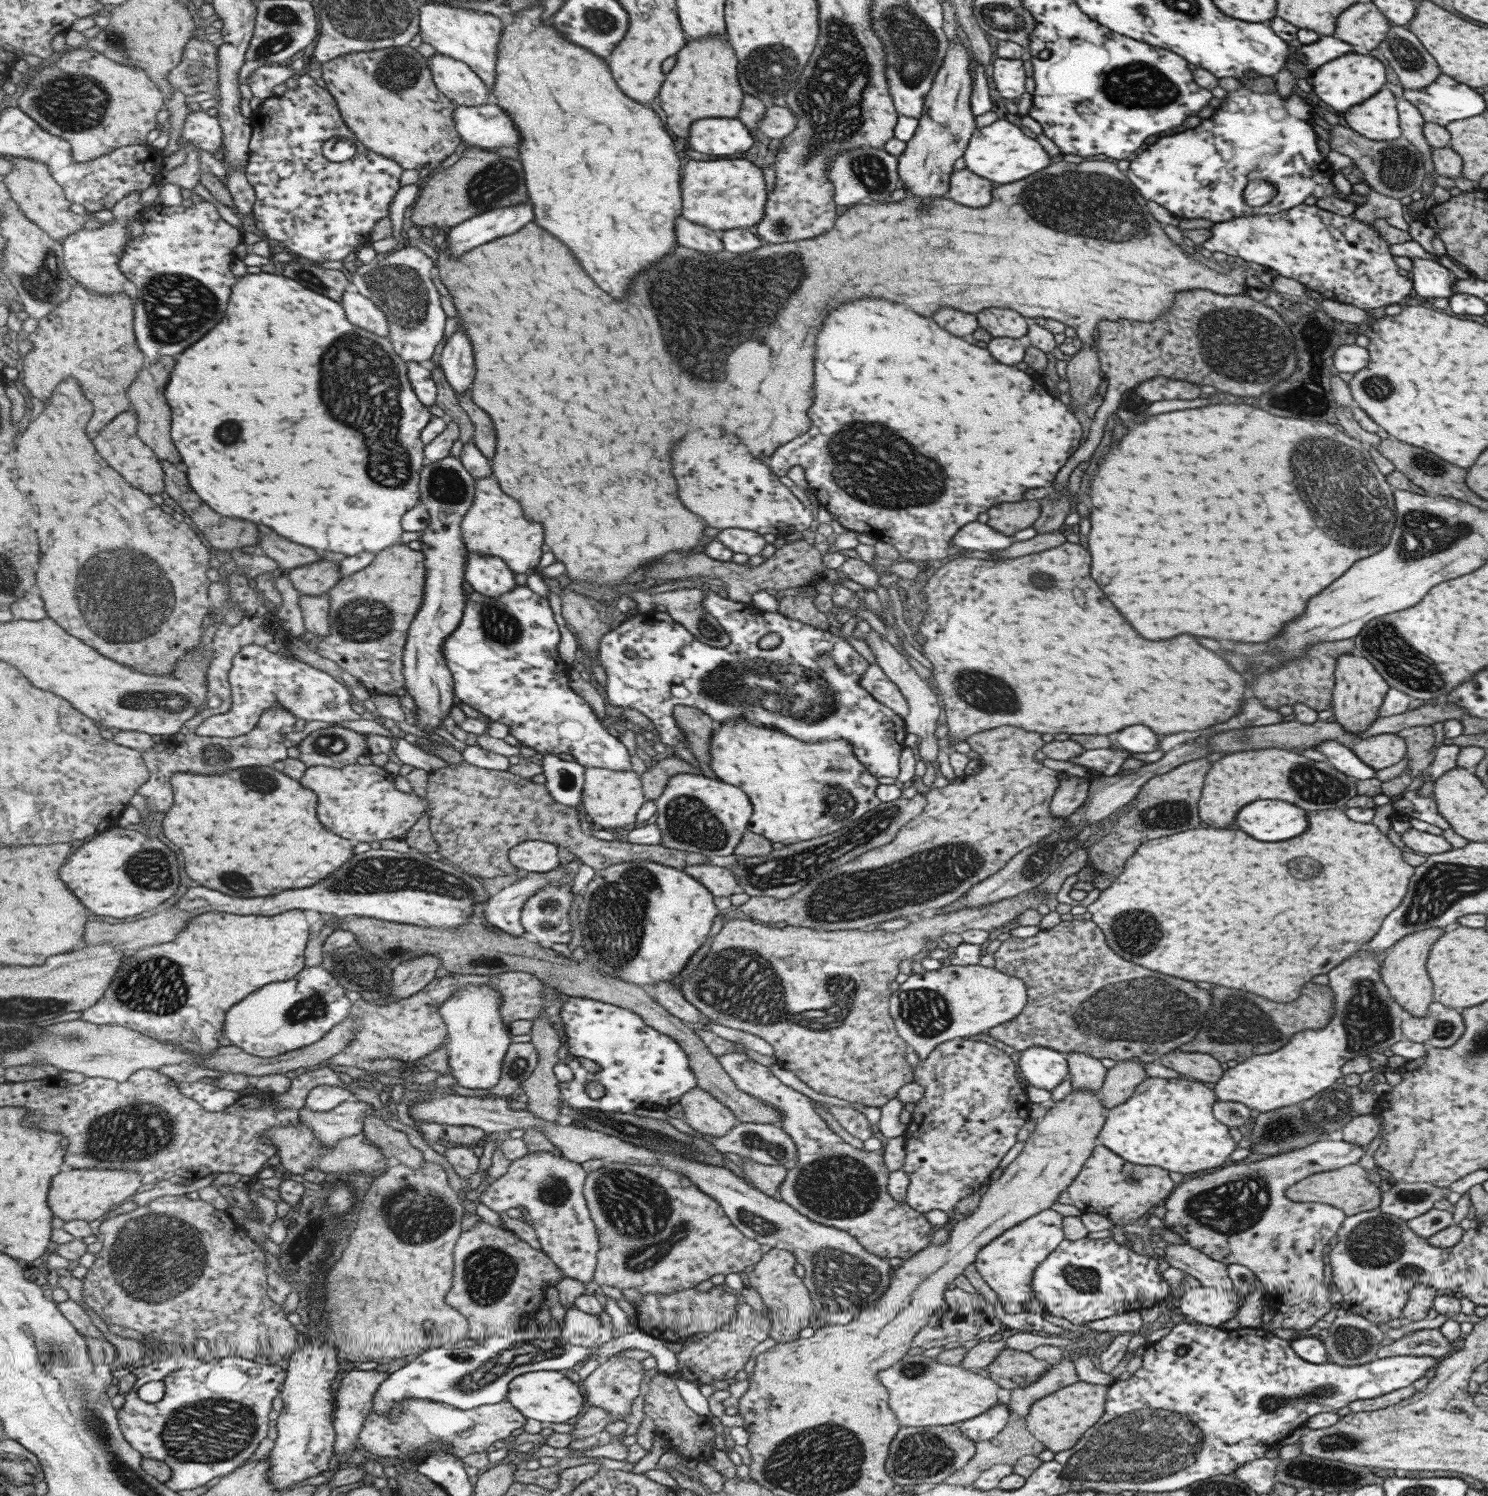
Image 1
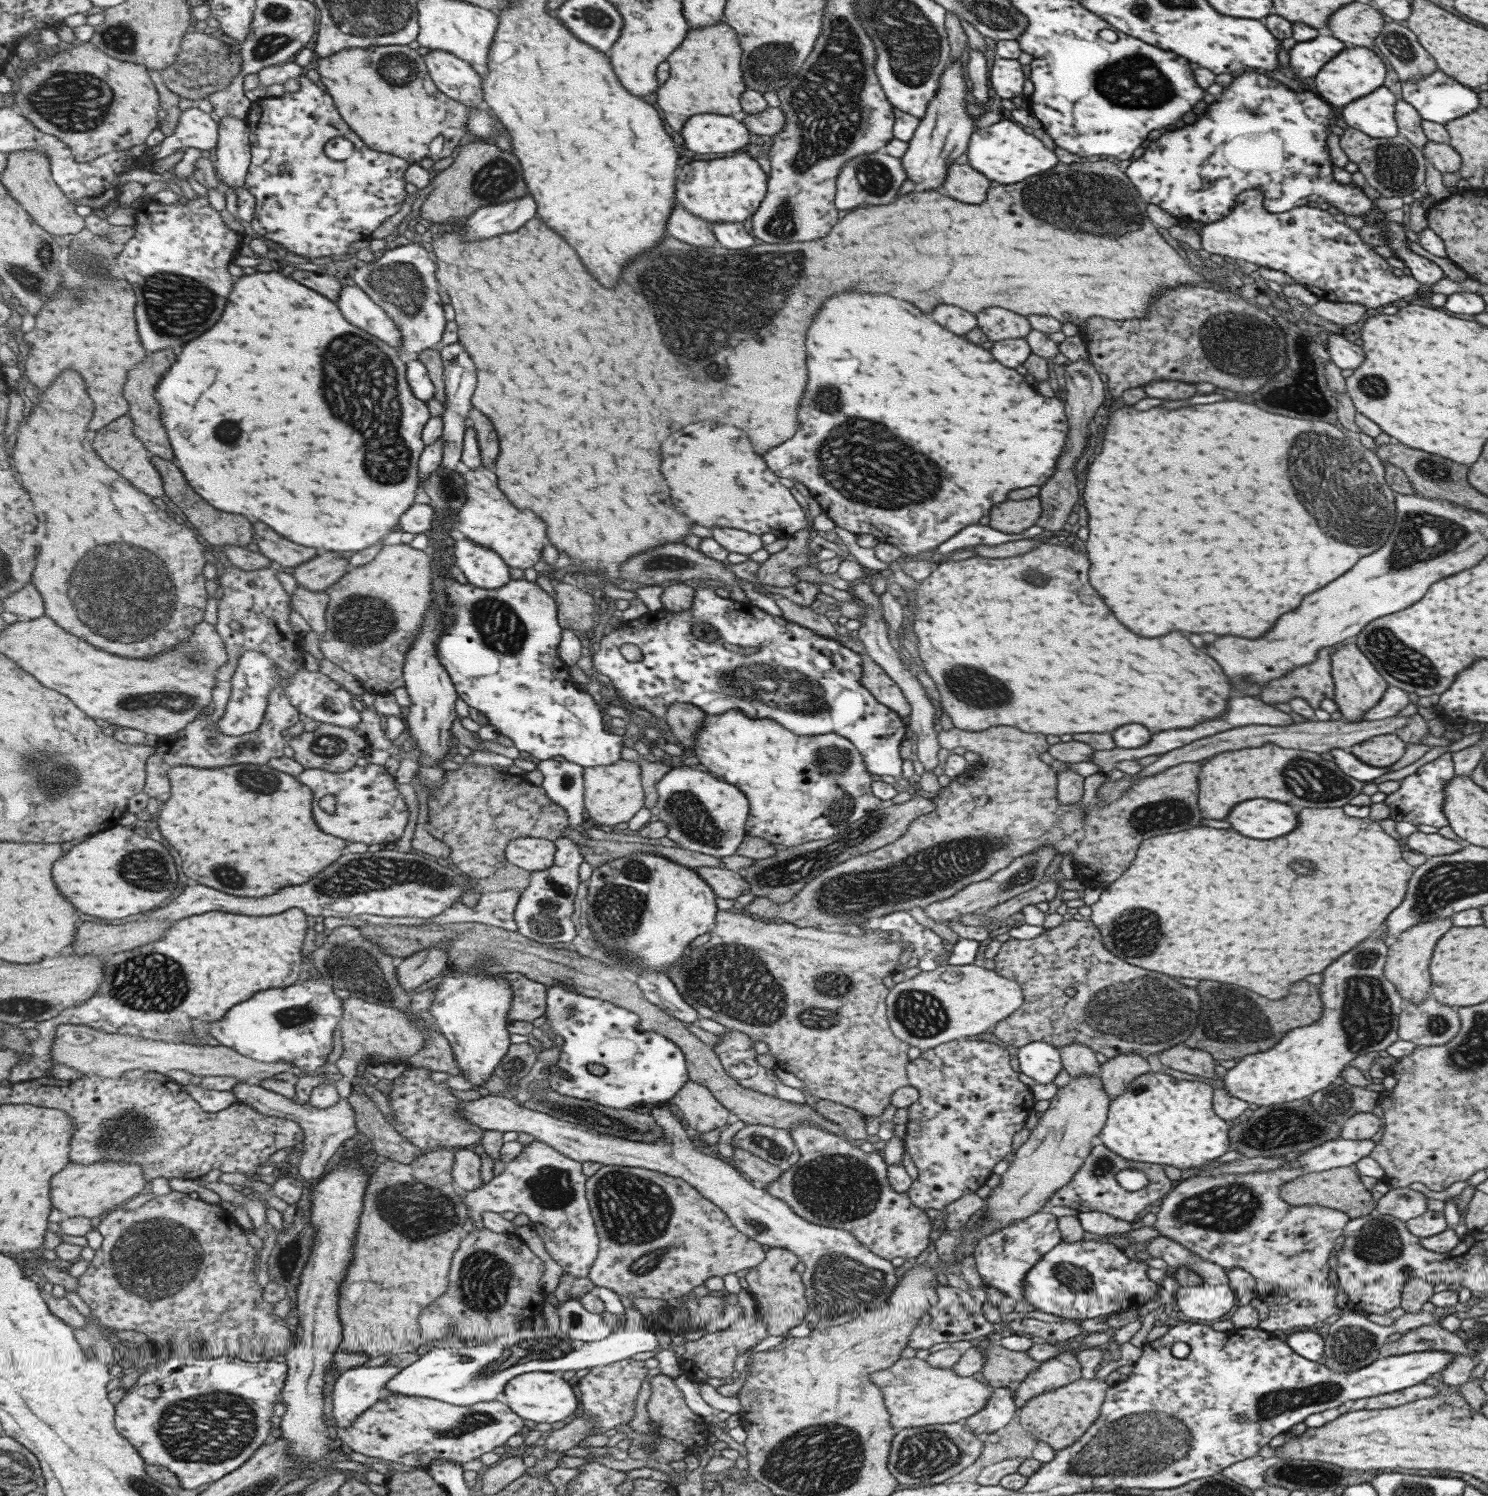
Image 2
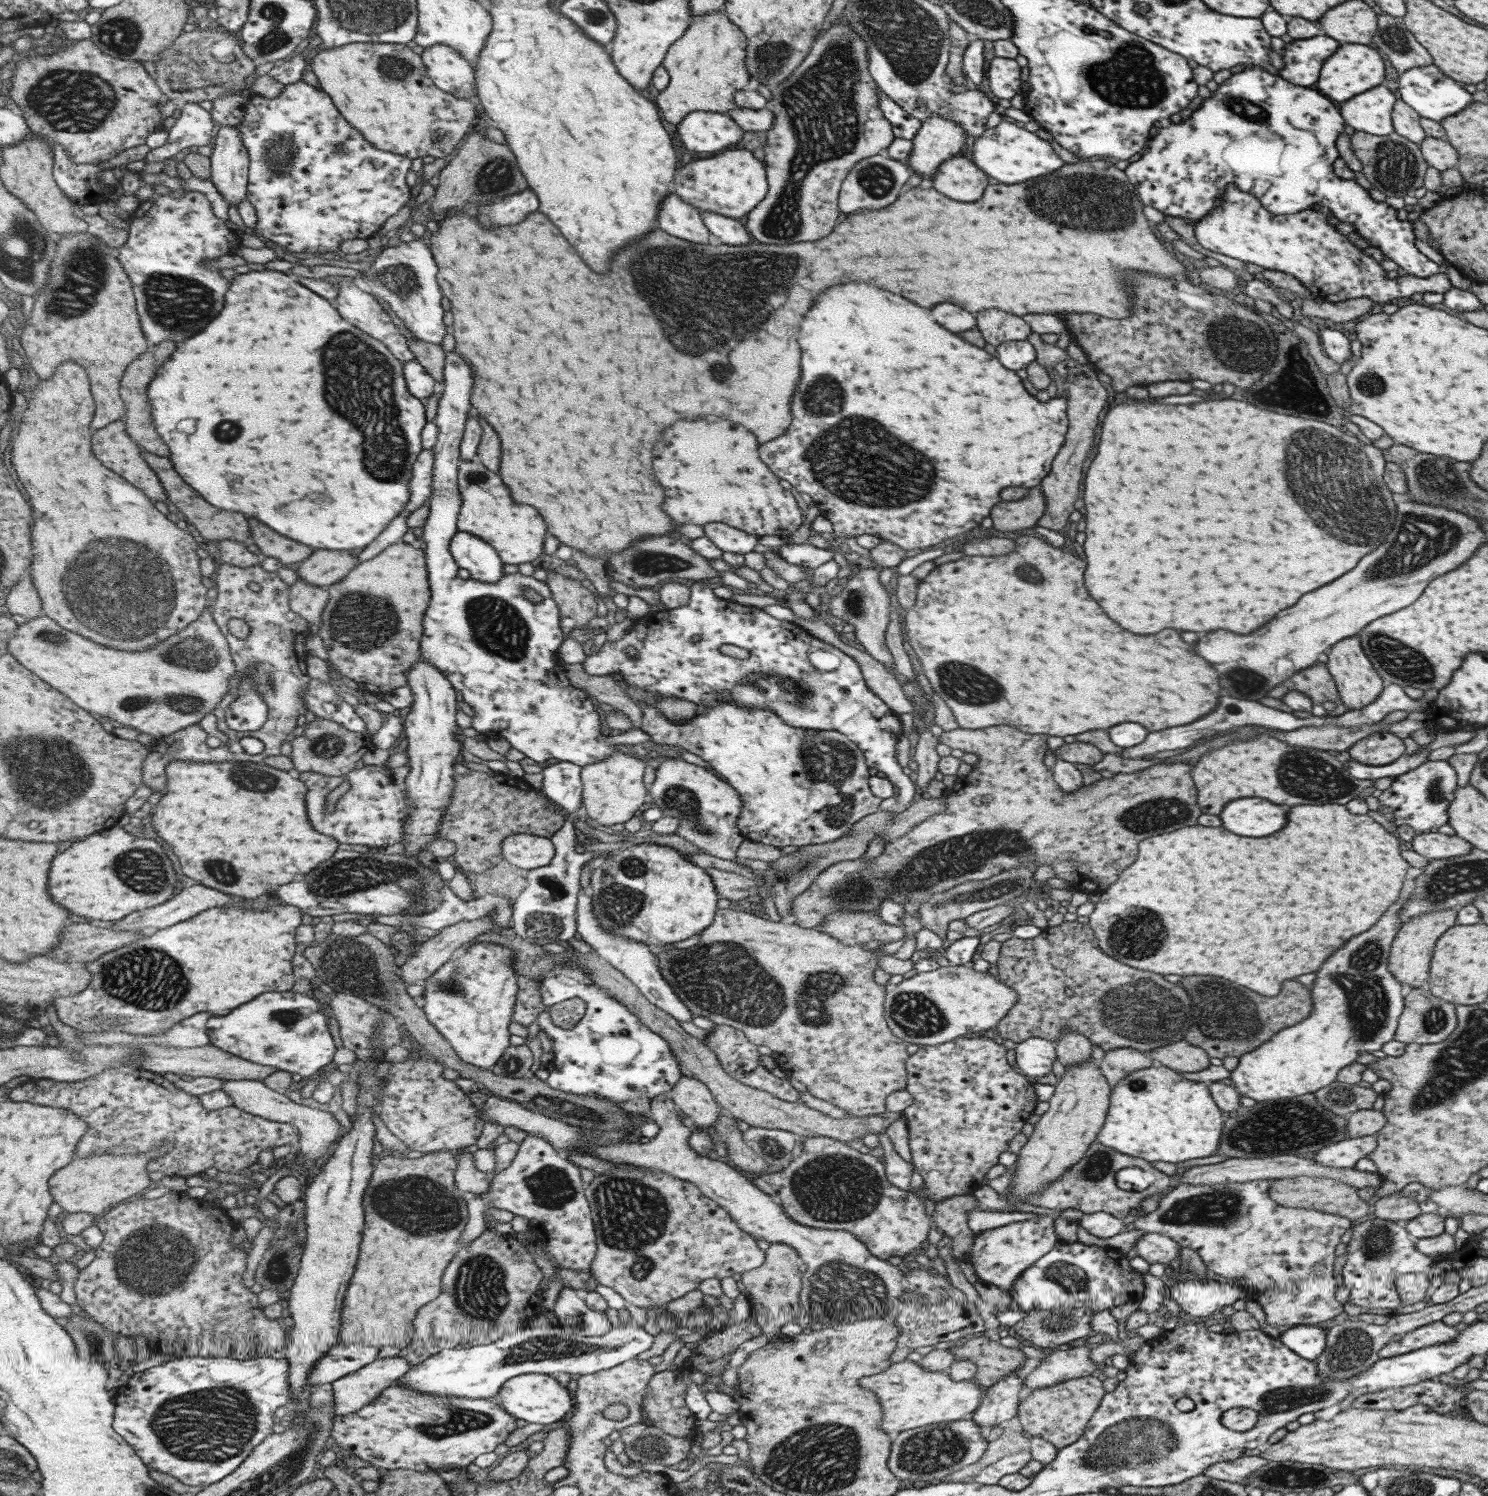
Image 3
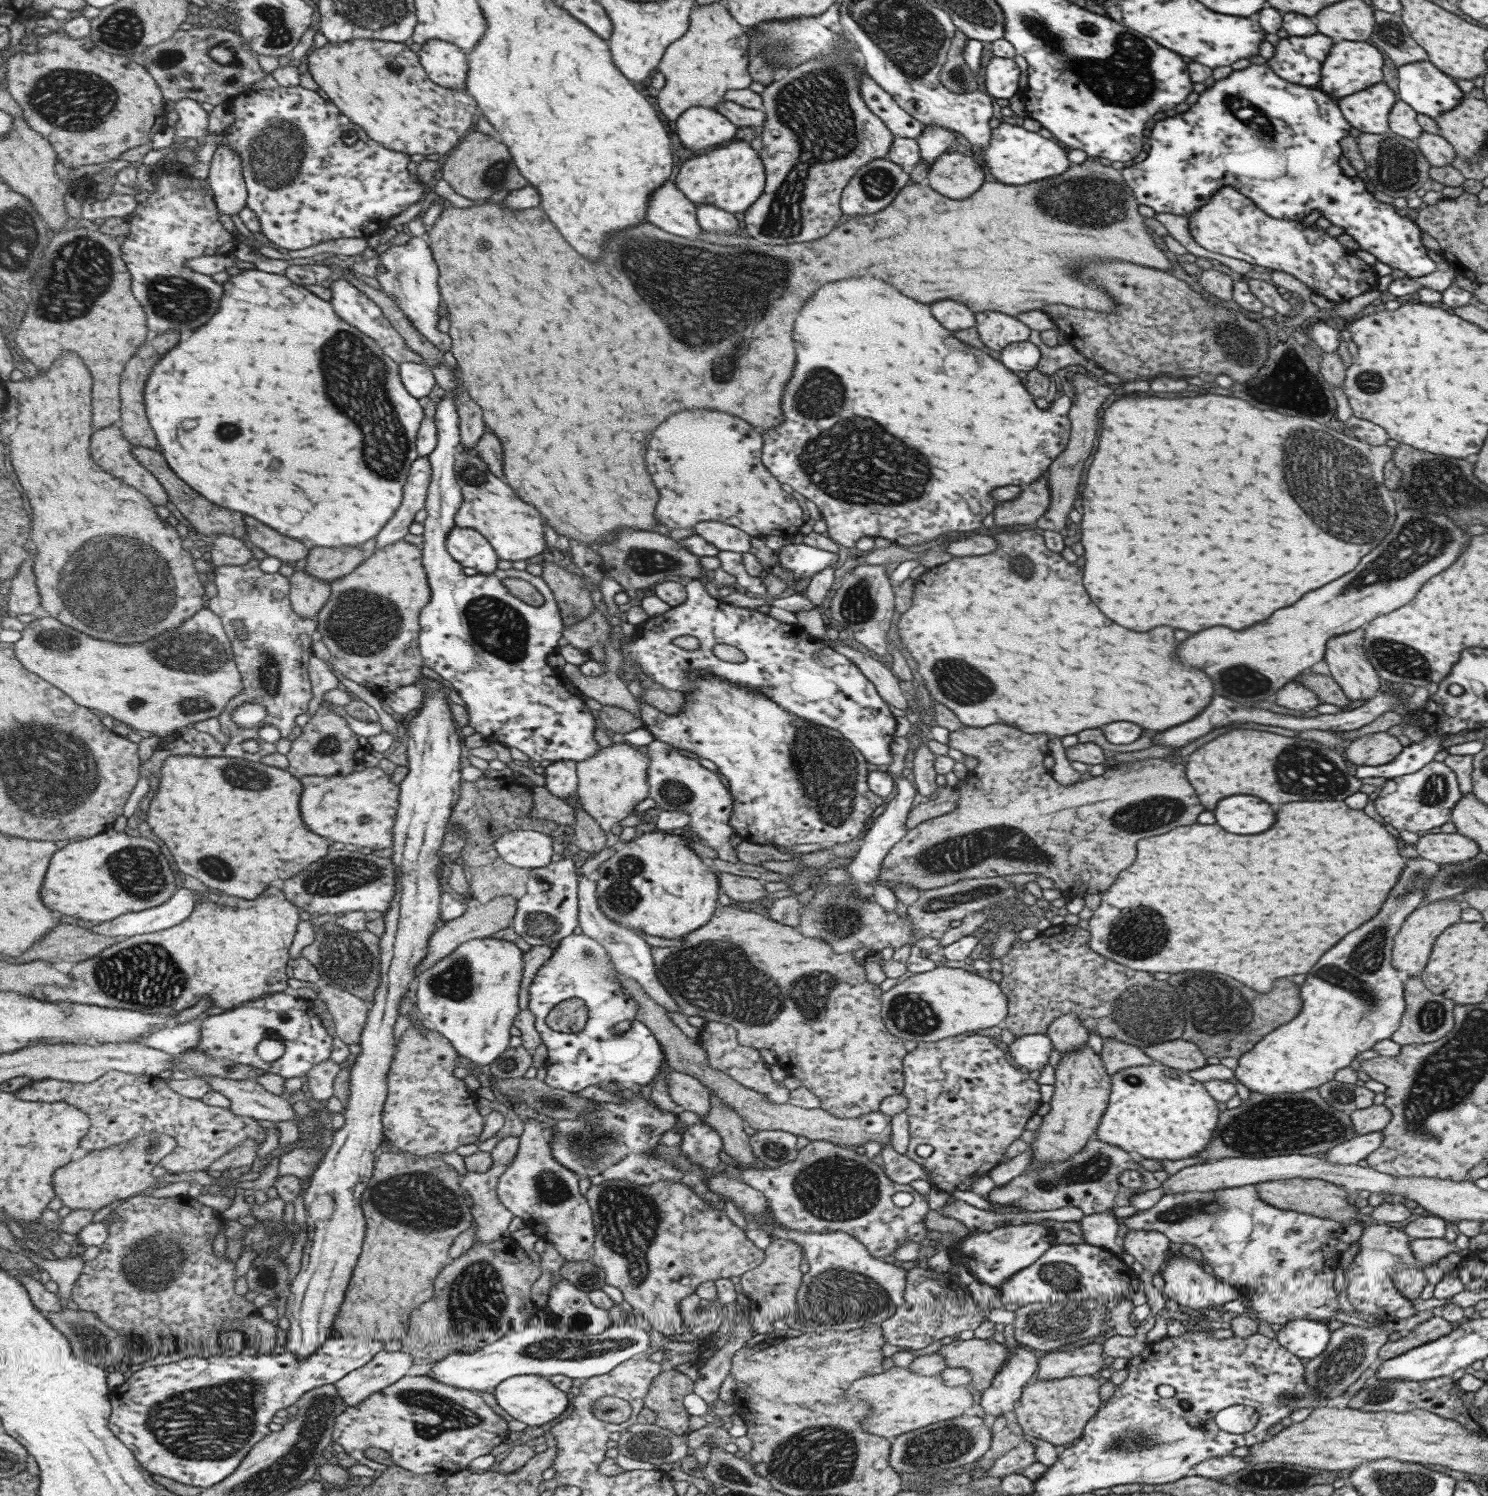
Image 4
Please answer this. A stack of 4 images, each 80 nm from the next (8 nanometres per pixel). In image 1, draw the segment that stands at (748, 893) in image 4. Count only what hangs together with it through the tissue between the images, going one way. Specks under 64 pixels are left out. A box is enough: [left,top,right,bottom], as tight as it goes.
[682,863,742,897]

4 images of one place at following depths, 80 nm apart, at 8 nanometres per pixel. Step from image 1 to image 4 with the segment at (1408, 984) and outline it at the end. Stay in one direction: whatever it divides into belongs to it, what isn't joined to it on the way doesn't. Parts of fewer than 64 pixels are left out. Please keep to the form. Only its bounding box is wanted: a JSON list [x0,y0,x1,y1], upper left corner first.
[1391,898,1463,978]

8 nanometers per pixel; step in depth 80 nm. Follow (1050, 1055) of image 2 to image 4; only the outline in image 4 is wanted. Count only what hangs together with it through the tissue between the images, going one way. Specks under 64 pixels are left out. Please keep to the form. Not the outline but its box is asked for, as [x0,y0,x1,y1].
[1007,1034,1052,1072]

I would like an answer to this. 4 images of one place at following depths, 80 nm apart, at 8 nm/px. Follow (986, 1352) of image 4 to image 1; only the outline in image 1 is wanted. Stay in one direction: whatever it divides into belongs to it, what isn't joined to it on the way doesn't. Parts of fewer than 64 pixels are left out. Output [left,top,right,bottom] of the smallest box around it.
[986,1348,1050,1390]

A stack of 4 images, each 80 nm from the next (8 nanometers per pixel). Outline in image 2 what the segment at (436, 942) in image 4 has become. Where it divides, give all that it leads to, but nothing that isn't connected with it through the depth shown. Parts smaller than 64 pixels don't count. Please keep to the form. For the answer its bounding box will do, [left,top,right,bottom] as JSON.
[398,945,449,990]

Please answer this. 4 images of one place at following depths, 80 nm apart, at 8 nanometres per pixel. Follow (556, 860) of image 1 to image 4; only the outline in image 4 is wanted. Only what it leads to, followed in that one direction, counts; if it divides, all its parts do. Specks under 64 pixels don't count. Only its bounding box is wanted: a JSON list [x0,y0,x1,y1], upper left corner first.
[495,829,555,869]

